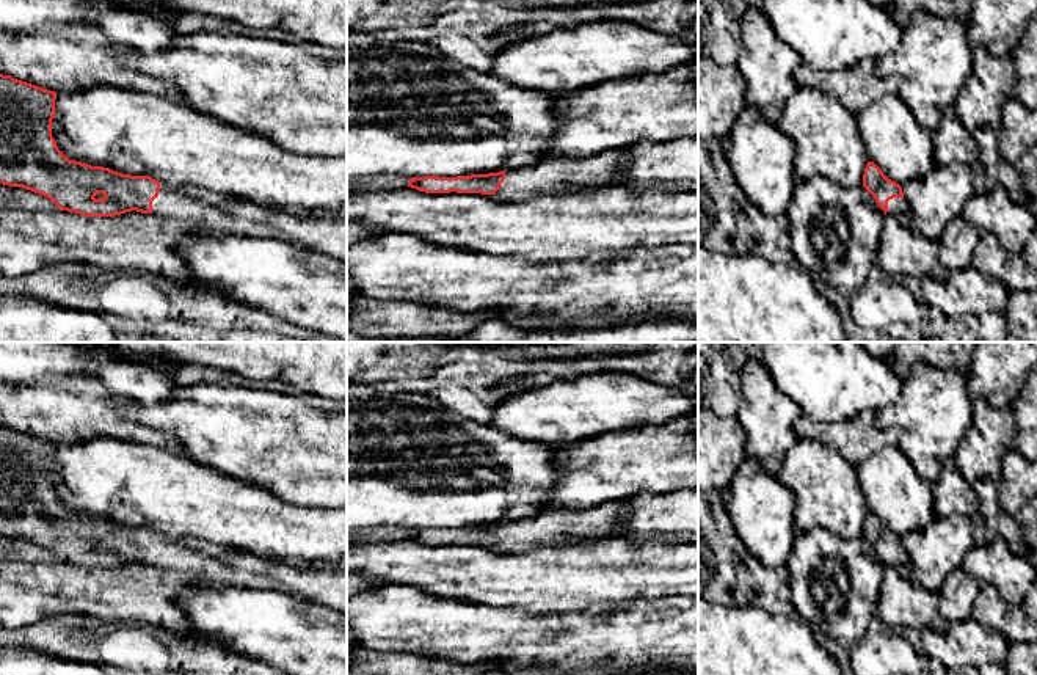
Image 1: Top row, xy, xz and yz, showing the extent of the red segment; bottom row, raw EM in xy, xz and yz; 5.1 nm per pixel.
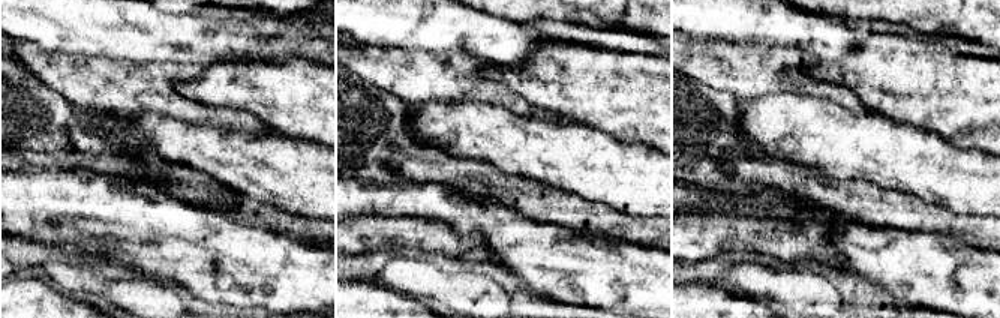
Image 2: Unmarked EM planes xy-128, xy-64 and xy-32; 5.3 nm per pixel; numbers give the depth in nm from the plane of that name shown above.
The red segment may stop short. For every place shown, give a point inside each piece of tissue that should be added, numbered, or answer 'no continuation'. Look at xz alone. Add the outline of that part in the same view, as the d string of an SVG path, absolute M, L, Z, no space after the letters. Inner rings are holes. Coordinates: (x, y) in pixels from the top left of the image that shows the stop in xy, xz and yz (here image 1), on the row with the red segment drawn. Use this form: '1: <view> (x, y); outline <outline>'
1: xz (563, 175); outline M618 151L574 159L544 159L535 165L505 171L500 188L489 195L497 201L518 202L544 193L571 193L617 187L615 174L626 163Z

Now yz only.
1: yz (896, 206); outline M893 198L888 201L888 215L901 215L908 212L908 202L905 201L905 198Z

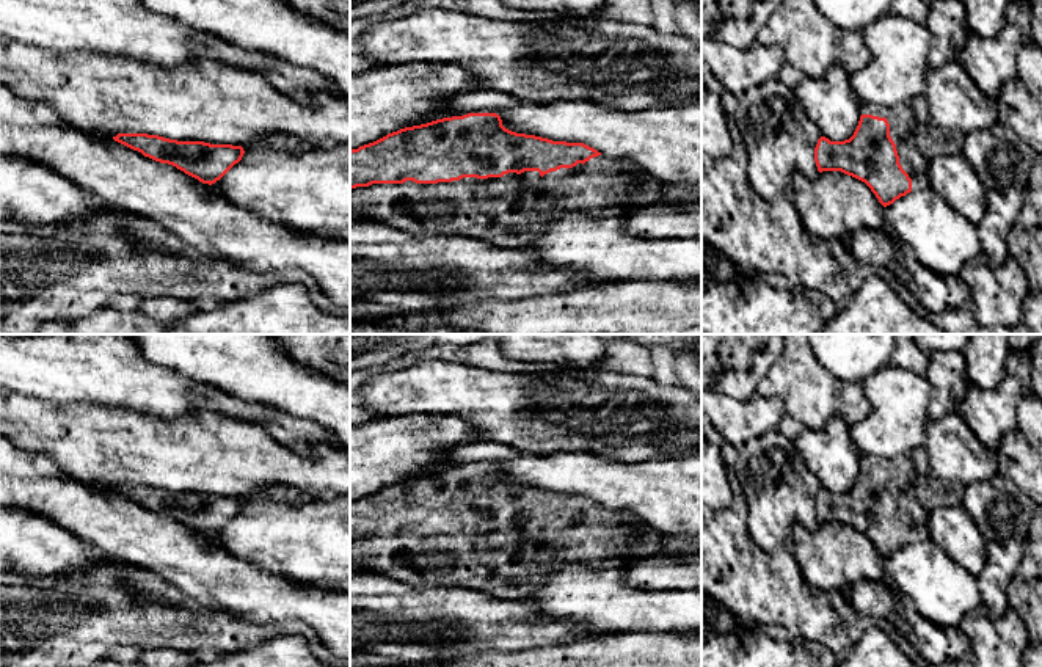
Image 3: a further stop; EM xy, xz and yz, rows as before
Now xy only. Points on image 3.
no continuation

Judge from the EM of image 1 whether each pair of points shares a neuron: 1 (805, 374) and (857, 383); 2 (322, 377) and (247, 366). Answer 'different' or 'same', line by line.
1: same
2: same

